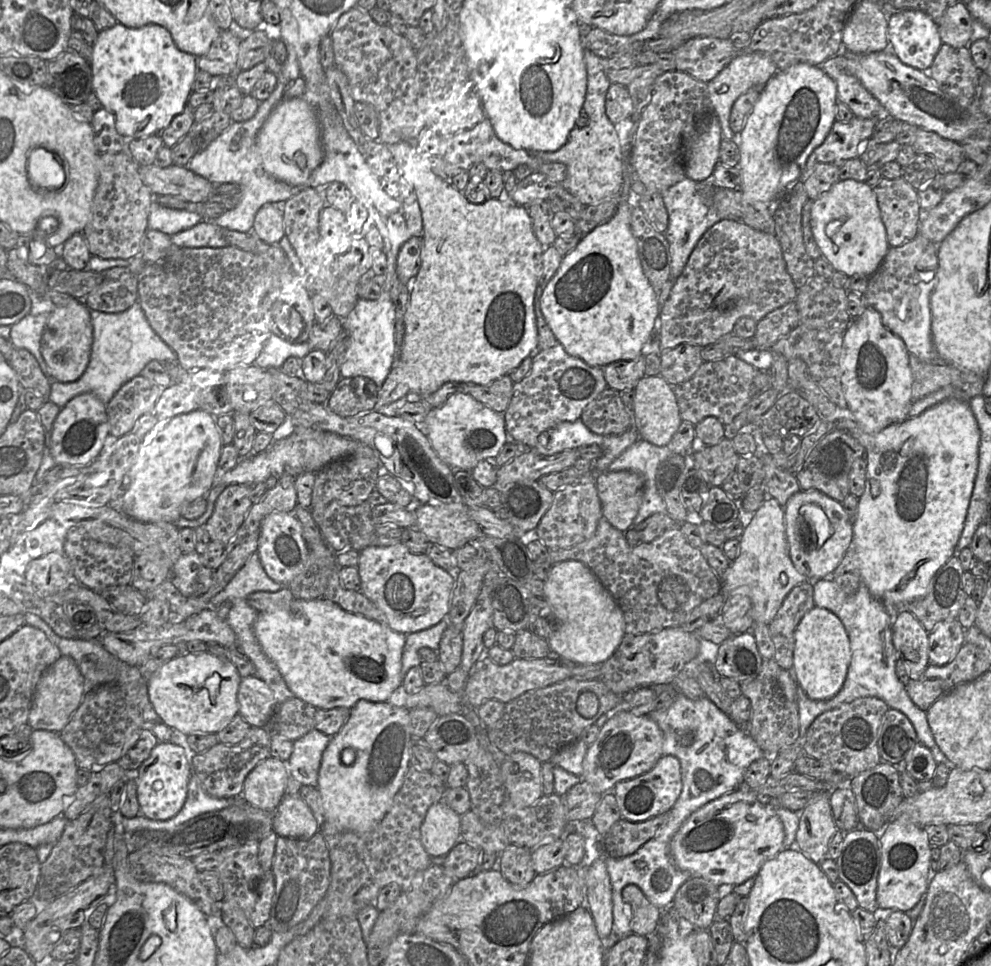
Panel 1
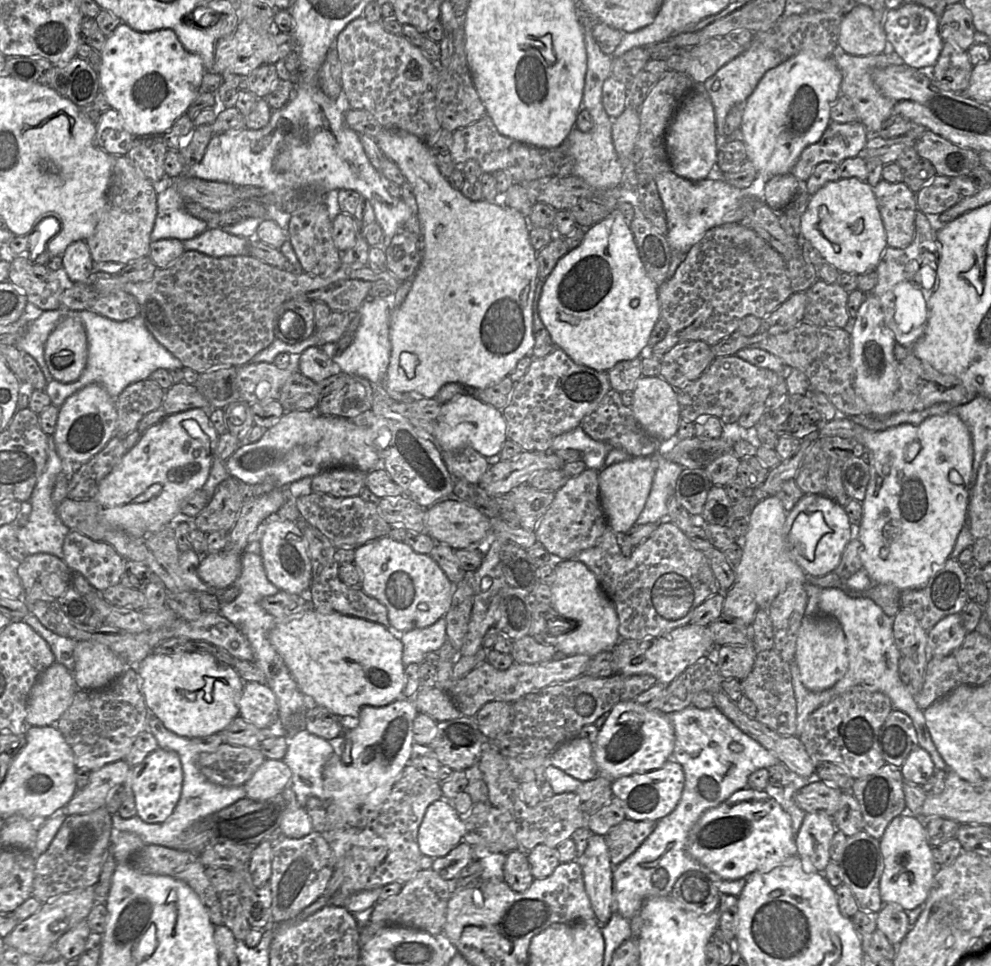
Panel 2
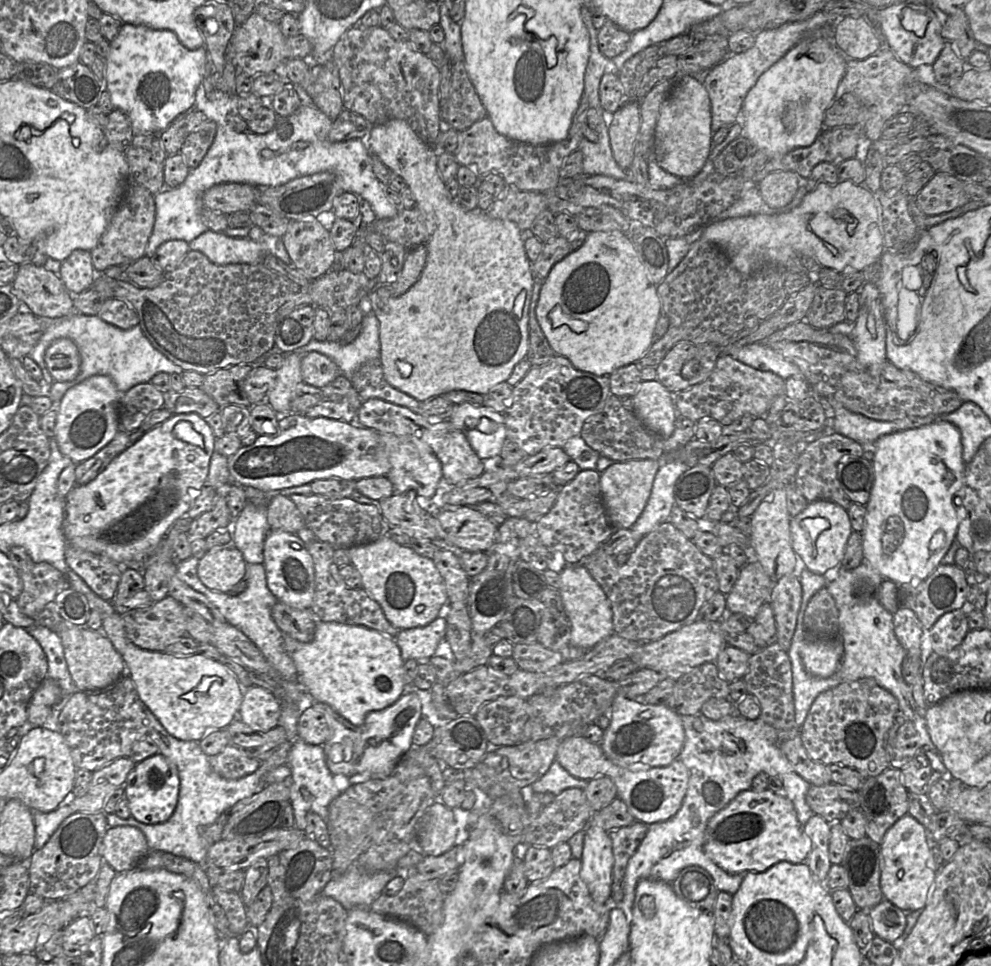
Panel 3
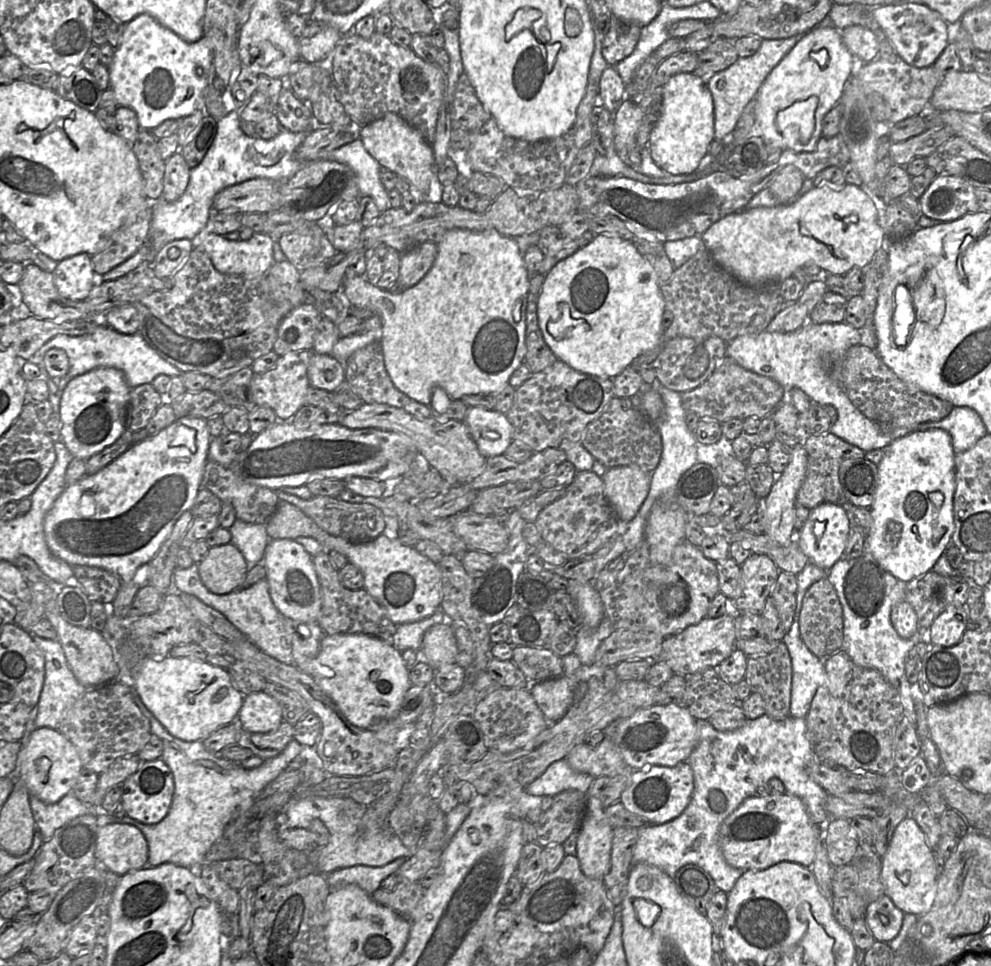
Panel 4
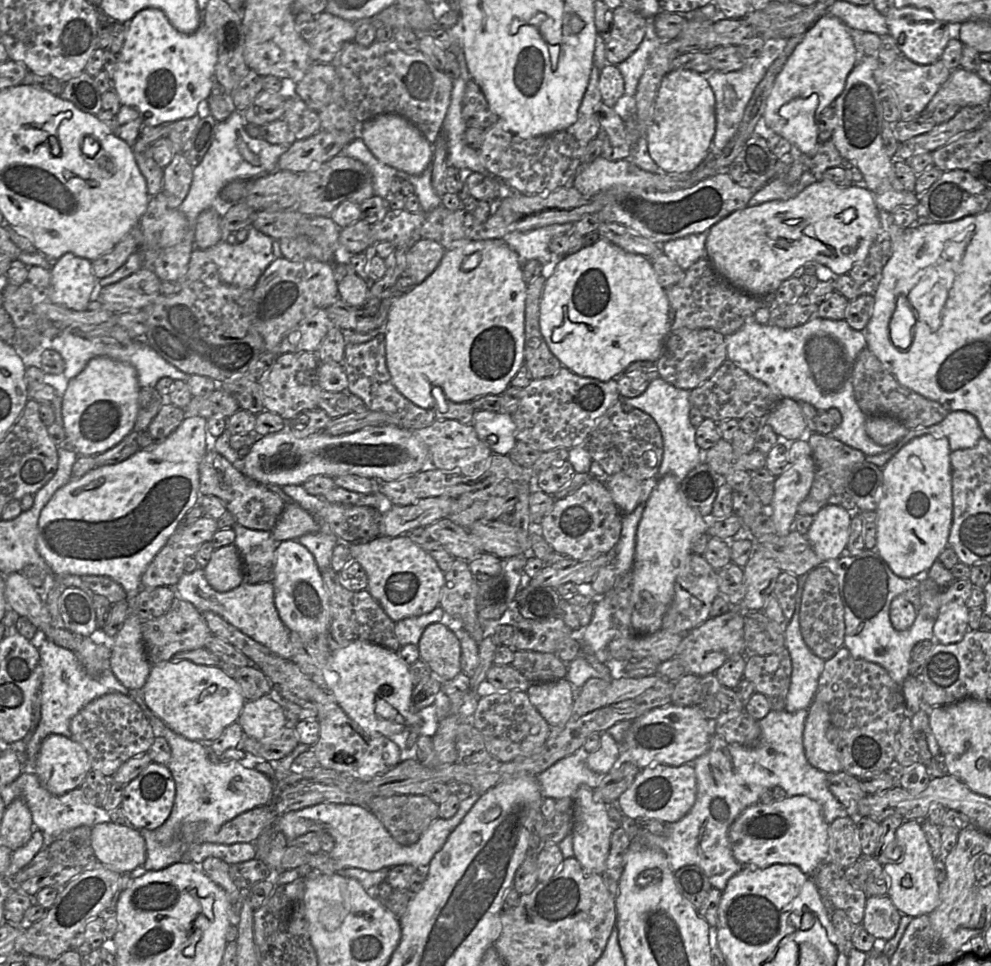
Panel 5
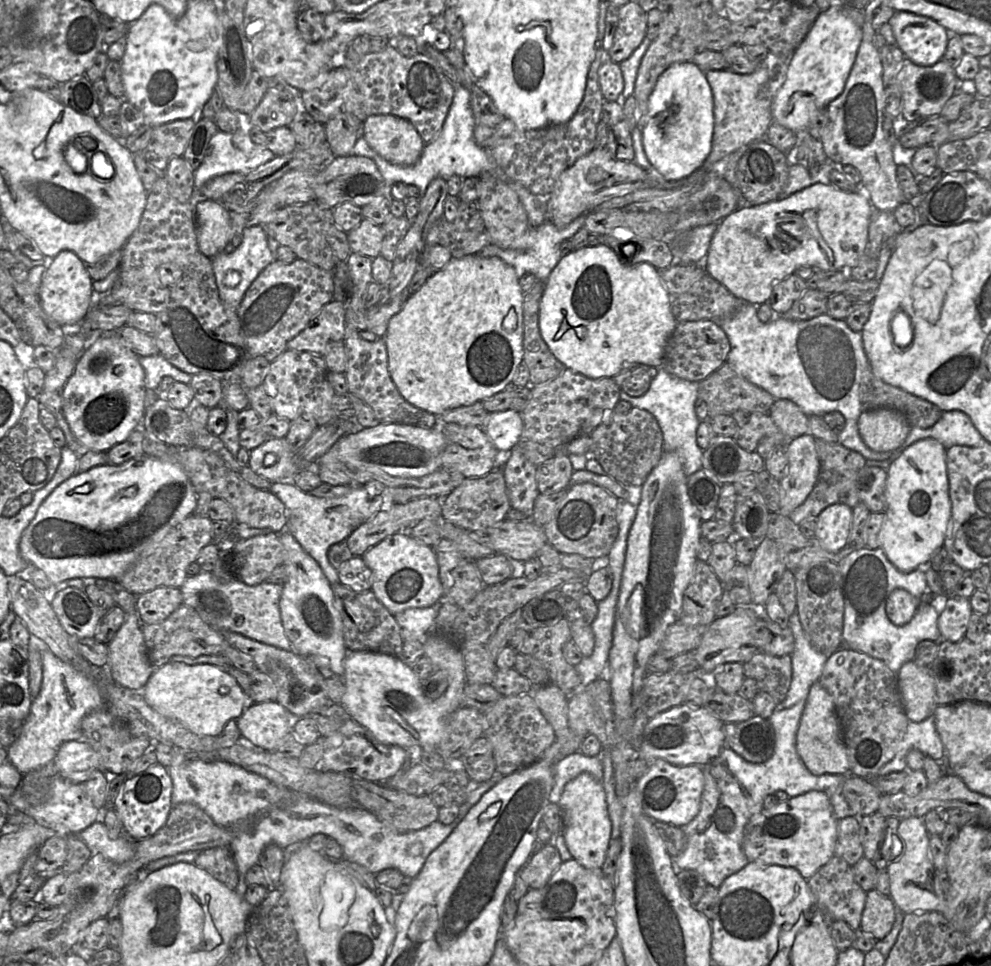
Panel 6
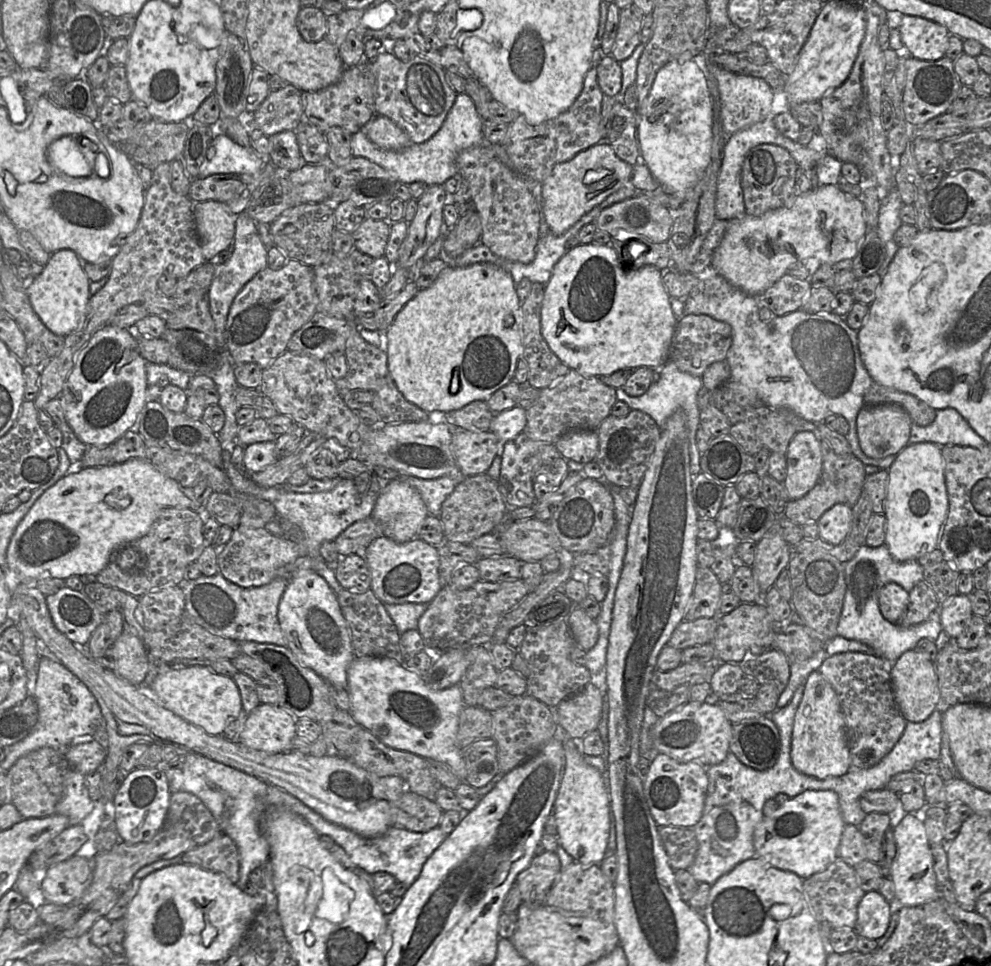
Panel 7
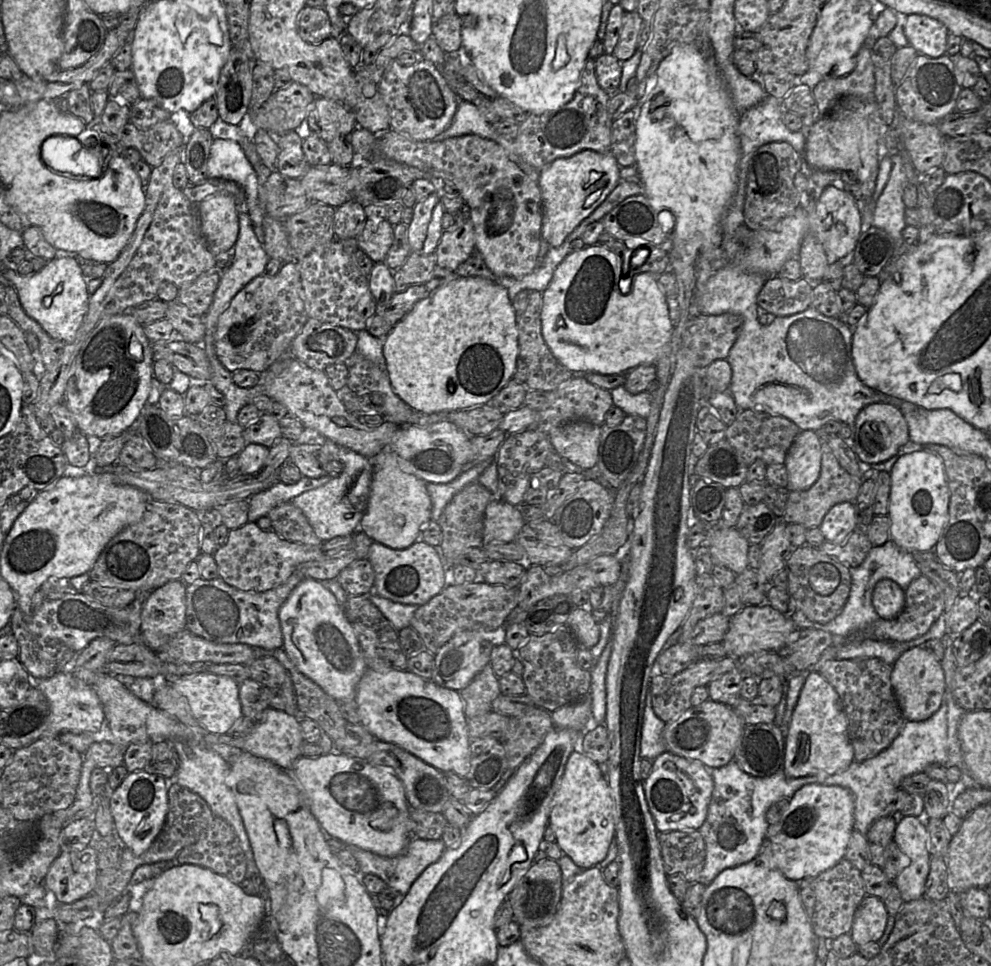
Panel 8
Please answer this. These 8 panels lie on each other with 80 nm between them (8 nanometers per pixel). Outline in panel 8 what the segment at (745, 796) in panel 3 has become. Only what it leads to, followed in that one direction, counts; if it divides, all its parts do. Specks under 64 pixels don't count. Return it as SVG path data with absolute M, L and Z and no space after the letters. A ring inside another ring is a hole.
M804 785L790 799L780 820L769 825L762 849L769 852L773 864L786 878L795 882L813 879L845 858L849 840L855 830L854 811L855 799L849 789L835 785Z

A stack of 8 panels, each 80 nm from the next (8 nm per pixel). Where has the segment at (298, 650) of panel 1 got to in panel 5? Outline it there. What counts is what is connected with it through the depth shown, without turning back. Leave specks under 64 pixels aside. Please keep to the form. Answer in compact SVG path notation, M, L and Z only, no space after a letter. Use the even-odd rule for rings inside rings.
M353 641L347 646L335 646L329 666L339 674L339 680L330 690L342 710L367 733L379 733L387 738L401 733L404 729L420 725L420 735L433 737L438 723L450 714L451 701L440 691L430 706L419 712L412 711L411 693L414 682L409 666L399 657L398 652L367 641Z

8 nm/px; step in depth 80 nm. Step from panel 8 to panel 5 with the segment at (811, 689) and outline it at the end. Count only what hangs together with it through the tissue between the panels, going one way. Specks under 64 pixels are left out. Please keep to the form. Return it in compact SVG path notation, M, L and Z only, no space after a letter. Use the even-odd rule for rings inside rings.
M813 700L808 708L803 745L808 762L825 773L843 771L839 751L828 739L830 716L825 704Z

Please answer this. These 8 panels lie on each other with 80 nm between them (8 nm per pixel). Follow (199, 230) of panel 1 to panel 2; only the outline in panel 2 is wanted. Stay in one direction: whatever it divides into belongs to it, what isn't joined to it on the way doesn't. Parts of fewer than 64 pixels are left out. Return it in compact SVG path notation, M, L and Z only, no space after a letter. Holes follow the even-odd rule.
M208 228L199 236L182 241L185 251L198 251L210 257L248 254L249 239L231 235L221 228Z

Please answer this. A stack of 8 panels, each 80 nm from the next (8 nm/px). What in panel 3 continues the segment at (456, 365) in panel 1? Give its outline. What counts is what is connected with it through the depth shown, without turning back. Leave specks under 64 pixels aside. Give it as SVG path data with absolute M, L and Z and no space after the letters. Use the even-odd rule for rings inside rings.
M390 119L374 125L367 135L365 143L370 152L375 154L390 171L405 180L415 196L416 207L423 214L430 234L430 239L426 243L427 259L425 267L419 279L407 292L399 297L385 297L372 290L367 295L364 307L372 310L379 321L380 360L384 376L390 385L421 402L442 396L453 390L465 390L485 395L497 384L508 380L516 364L526 358L529 349L529 309L535 274L533 264L530 263L526 255L524 234L514 222L493 218L487 211L481 210L479 207L467 210L458 201L453 200L446 188L446 183L438 172L438 152L432 146L427 145L406 121Z

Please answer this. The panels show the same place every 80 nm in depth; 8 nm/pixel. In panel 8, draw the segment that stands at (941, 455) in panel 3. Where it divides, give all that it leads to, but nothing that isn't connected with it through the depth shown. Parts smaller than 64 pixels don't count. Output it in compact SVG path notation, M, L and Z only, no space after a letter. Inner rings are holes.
M915 450L900 456L889 473L890 539L901 549L911 553L933 551L948 522L950 490L943 459L929 450Z

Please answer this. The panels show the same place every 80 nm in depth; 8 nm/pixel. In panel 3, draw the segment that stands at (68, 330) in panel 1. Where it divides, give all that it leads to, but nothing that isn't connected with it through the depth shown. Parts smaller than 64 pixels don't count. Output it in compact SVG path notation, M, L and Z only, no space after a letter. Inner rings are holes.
M69 338L55 340L44 355L45 365L53 381L71 381L79 373L81 358L76 344Z

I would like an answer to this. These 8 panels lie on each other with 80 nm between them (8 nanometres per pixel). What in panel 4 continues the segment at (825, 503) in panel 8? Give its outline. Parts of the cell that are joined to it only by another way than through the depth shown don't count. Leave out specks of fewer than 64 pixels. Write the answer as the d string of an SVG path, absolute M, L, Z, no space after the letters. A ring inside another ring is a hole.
M827 432L803 436L801 444L807 452L807 466L804 480L798 490L796 501L812 509L821 503L830 502L841 506L845 511L854 506L846 497L839 480L839 468L846 459L864 458L865 451L838 436Z

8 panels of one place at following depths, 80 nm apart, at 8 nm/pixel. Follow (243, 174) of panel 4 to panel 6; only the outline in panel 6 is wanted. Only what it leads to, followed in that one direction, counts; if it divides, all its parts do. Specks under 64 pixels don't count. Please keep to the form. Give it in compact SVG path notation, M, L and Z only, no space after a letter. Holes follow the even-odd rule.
M240 128L234 133L218 130L210 140L208 153L202 164L194 171L194 192L191 203L194 206L202 200L200 190L209 180L227 173L248 174L274 157L276 156L272 151L264 145L255 144L249 133L245 133Z

